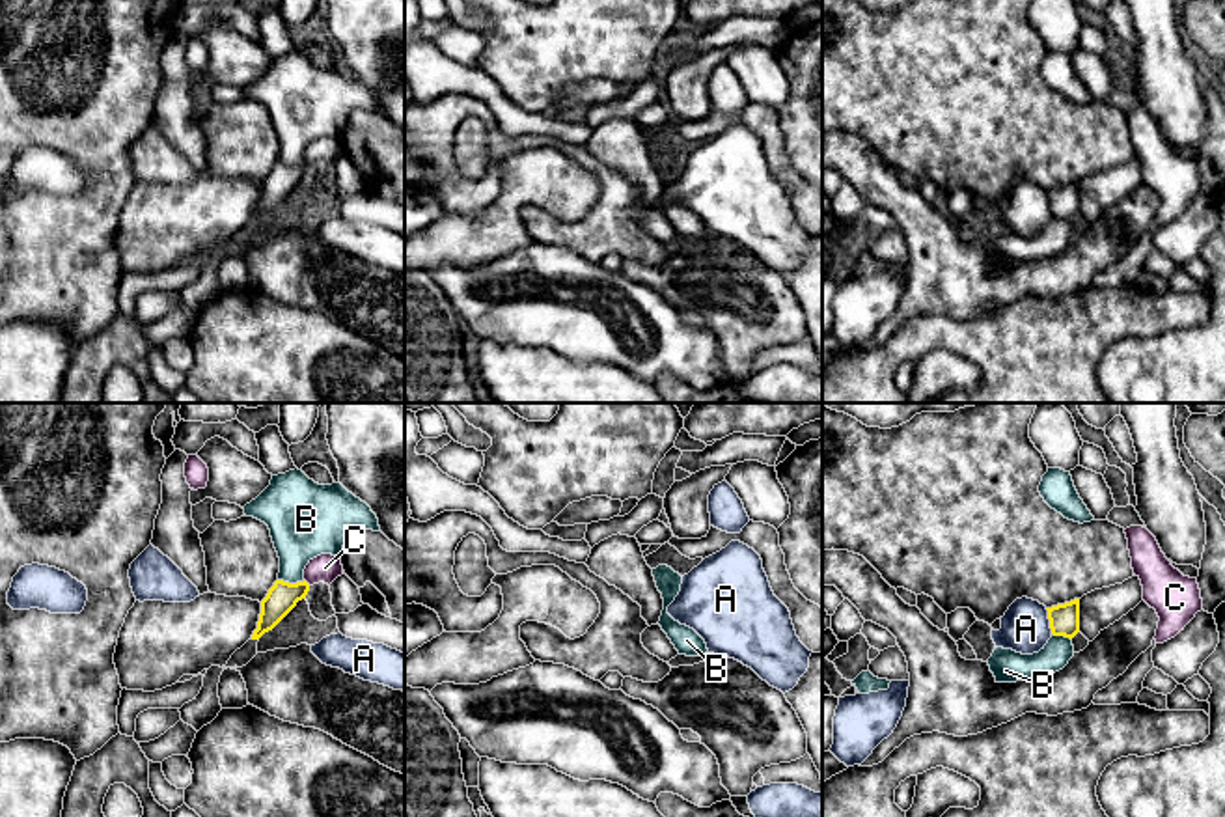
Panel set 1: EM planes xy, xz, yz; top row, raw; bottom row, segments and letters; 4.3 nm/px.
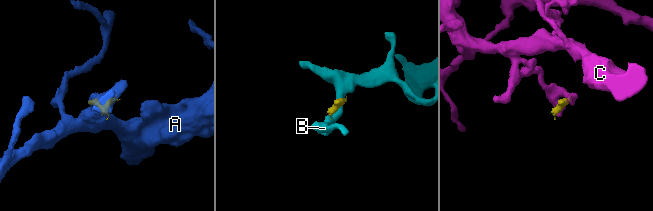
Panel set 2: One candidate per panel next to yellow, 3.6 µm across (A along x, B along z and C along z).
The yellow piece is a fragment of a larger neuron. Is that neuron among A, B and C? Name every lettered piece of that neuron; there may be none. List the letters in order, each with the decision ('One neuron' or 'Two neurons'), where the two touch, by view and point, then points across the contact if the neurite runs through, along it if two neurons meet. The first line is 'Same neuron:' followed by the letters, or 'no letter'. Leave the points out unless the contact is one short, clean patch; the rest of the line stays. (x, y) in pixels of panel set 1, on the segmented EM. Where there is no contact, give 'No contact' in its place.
Same neuron: no letter
A: Two neurons. Touches yellow at yz (1050, 622). Boundary: yz (1045, 609), (1052, 633)
B: Two neurons. Touches yellow at xy (291, 584). Boundary: xy (278, 579), (289, 582), (304, 581)
C: Two neurons. Touches yellow at xy (306, 582)

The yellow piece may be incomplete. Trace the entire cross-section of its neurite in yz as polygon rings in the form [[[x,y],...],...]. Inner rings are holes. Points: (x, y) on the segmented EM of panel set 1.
[[[1080,599],[1046,610],[1053,636],[1072,640],[1080,632]]]

